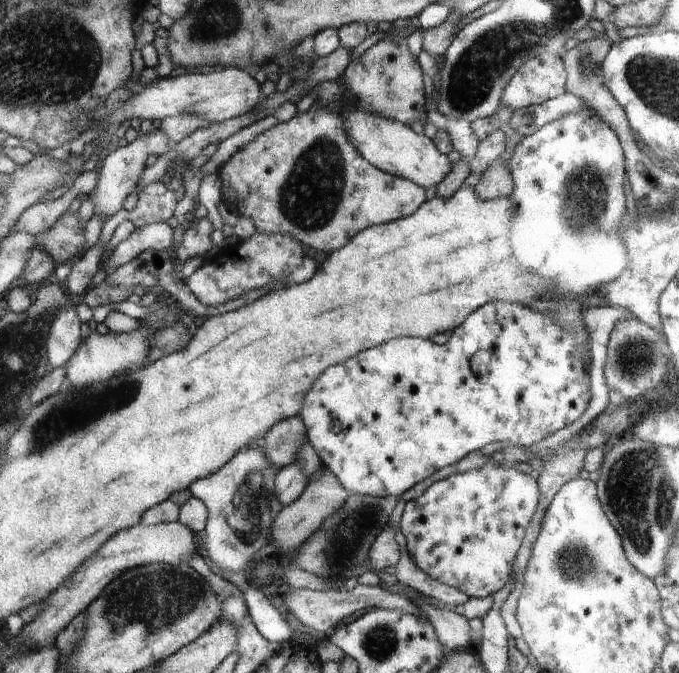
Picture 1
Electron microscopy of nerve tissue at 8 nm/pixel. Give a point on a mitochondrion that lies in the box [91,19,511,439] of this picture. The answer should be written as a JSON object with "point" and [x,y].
{"point":[309,199]}

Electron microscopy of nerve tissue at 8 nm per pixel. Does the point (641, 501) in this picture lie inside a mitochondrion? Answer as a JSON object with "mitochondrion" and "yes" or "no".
{"mitochondrion":"yes"}

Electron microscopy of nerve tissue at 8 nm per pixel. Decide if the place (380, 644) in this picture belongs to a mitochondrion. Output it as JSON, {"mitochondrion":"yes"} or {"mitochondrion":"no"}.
{"mitochondrion":"yes"}

